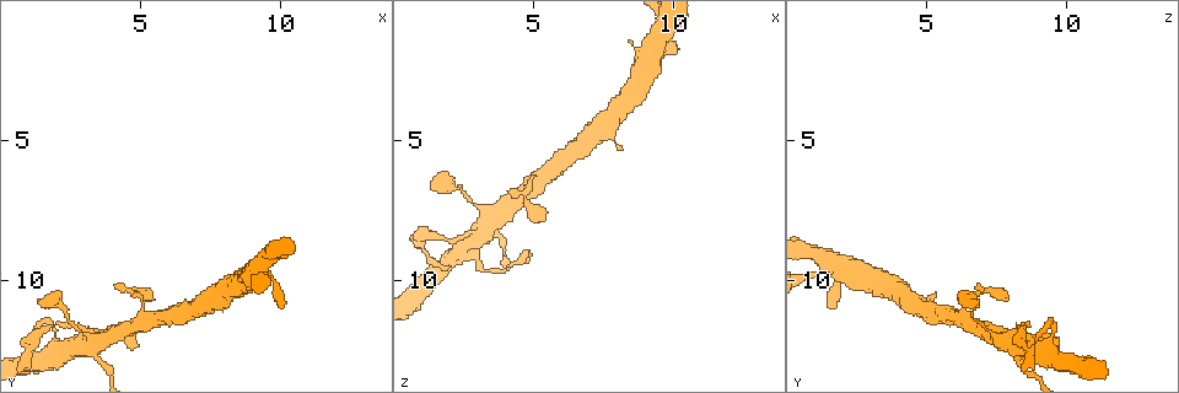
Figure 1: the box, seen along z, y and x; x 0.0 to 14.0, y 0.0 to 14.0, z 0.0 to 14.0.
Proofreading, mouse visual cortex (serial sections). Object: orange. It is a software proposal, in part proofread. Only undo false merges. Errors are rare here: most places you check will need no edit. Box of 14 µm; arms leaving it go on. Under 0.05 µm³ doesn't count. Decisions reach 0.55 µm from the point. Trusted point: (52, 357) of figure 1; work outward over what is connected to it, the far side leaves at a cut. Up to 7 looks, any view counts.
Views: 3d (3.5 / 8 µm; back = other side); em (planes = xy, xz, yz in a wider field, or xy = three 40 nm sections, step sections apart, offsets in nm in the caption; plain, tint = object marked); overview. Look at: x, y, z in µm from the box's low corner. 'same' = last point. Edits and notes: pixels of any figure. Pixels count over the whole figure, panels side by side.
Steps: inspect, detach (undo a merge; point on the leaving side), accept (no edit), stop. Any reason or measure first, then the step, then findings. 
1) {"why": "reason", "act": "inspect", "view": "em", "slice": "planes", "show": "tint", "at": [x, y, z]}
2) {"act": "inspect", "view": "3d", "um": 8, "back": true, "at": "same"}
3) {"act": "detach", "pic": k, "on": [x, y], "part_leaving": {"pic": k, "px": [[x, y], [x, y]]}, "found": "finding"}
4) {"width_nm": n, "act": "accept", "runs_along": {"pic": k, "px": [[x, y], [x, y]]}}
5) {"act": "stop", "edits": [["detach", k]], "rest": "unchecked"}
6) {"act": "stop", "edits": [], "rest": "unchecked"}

{"why": "thick turns thin", "act": "inspect", "view": "3d", "um": 3.5, "at": [2.7, 11.7, 8.3]}

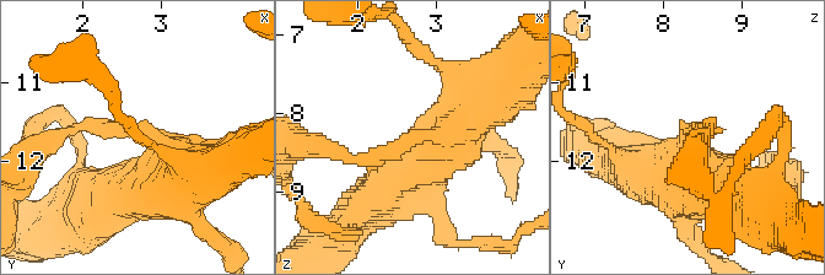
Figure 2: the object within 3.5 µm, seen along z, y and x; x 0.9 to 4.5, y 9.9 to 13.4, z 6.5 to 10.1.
{"act": "inspect", "view": "em", "slice": "planes", "show": "tint", "at": [2.75, 11.60, 8.35]}

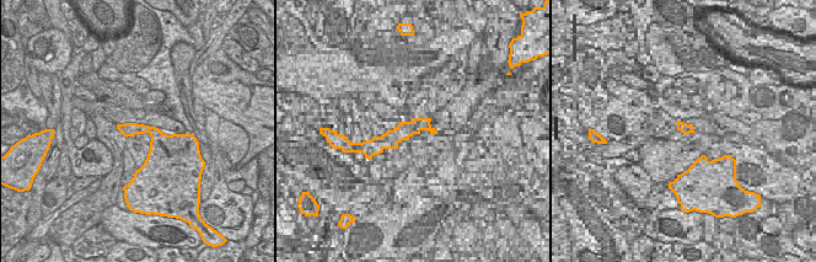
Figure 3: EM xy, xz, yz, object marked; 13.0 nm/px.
{"act": "accept", "found": "one cell here"}

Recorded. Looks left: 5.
{"why": "calibre changes", "act": "inspect", "view": "3d", "um": 8, "at": [5.0, 10.4, 7.4]}

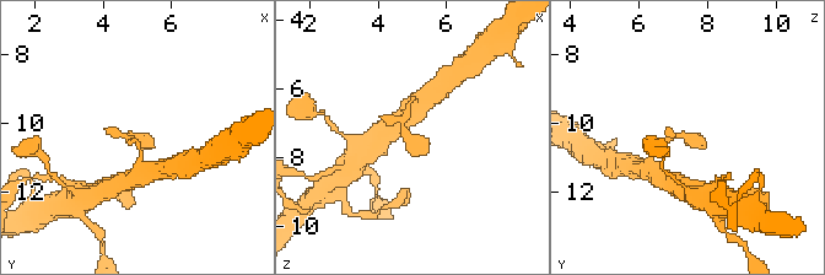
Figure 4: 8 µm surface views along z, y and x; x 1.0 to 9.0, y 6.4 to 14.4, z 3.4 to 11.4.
{"act": "inspect", "view": "em", "slice": "planes", "show": "tint", "at": [4.9, 10.3, 7.4]}

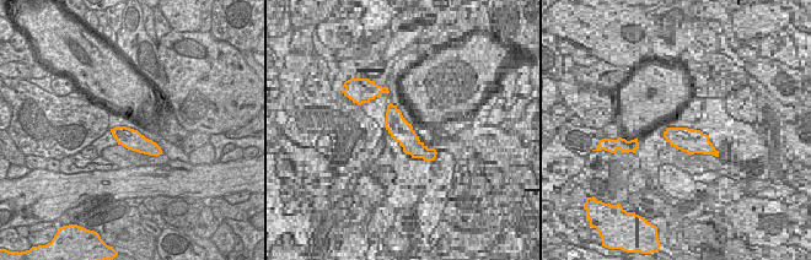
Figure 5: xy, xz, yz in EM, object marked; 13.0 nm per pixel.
{"width_nm": 280, "act": "accept", "runs_along": {"pic": 4, "px": [[657, 140], [685, 135], [706, 146]]}, "found": "all the same cell"}

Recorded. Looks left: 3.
{"act": "inspect", "view": "3d", "um": 3.5, "at": [7.3, 10.8, 4.6]}

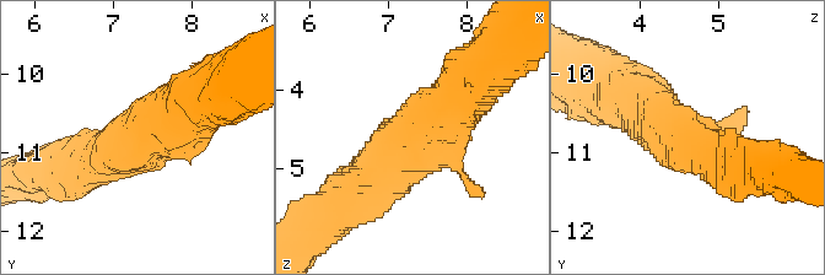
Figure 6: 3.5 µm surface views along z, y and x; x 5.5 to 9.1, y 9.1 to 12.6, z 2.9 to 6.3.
{"why": "now the EM", "act": "inspect", "view": "em", "slice": "planes", "show": "tint", "at": [7.40, 10.85, 4.55]}

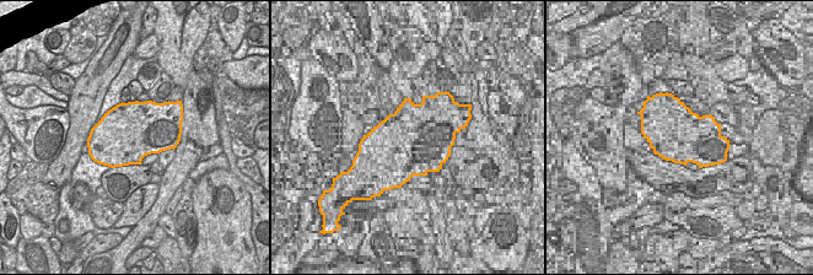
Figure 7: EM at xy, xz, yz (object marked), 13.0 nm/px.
{"width_nm": 750, "act": "accept", "runs_along": {"pic": 6, "px": [[361, 185], [470, 82]]}, "found": "all the same cell"}

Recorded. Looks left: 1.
{"act": "stop", "edits": [], "rest": "unchecked"}

